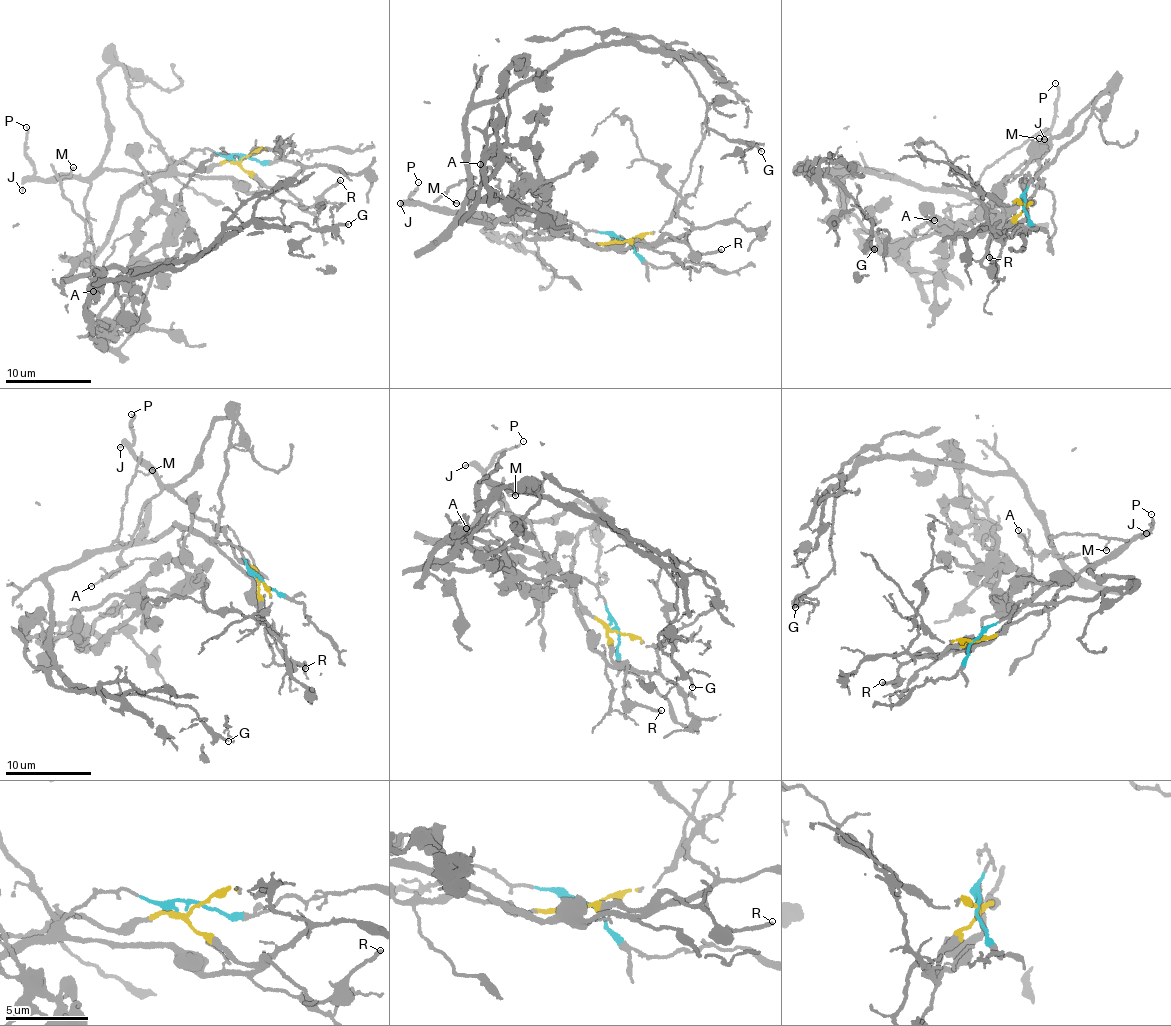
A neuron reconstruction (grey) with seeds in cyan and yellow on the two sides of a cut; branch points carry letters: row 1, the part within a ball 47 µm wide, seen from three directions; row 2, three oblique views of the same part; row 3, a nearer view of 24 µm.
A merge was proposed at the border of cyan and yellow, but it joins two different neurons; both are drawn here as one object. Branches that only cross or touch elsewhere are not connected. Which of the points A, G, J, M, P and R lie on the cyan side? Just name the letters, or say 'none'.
G, M

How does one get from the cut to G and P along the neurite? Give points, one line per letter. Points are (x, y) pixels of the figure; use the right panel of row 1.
G: (1024, 202), (1031, 174), (1000, 219), (963, 194), (854, 169), (805, 177), (840, 182), (874, 250)
P: (1024, 202), (1025, 206), (1033, 199), (1039, 182), (1043, 185), (1035, 172), (1056, 107), (1055, 83)

